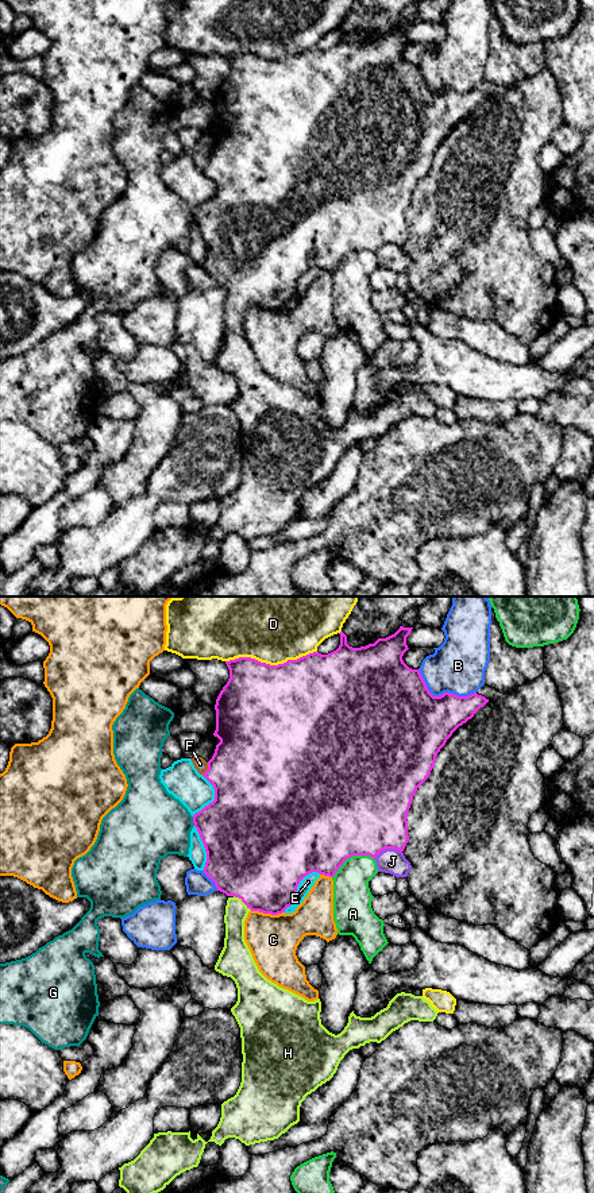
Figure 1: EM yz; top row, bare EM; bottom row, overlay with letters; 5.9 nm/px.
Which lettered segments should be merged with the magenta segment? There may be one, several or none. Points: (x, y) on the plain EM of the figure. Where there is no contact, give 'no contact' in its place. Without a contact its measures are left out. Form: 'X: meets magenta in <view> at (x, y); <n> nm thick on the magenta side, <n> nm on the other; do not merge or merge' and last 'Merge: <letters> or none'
A: meets magenta in yz at (350, 251); 500 nm thick on the magenta side, 220 nm on the other; do not merge
B: meets magenta in yz at (442, 91); 440 nm thick on the magenta side, 320 nm on the other; do not merge
C: meets magenta in yz at (267, 308); 440 nm thick on the magenta side, 300 nm on the other; do not merge
D: meets magenta in yz at (269, 60); 500 nm thick on the magenta side, 360 nm on the other; do not merge
E: meets magenta in yz at (297, 281); 500 nm thick on the magenta side, 80 nm on the other; do not merge
F: meets magenta in yz at (207, 165); 460 nm thick on the magenta side, 80 nm on the other; do not merge
G: meets magenta in yz at (193, 216); 400 nm thick on the magenta side, 420 nm on the other; do not merge
H: meets magenta in yz at (243, 297); 480 nm thick on the magenta side, 140 nm on the other; merge
J: meets magenta in yz at (388, 243); 500 nm thick on the magenta side, 150 nm on the other; do not merge
Merge: H

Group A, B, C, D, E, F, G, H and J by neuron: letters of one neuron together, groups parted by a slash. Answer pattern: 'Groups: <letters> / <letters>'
Groups: A / B / C / D / E / F / G / H / J

